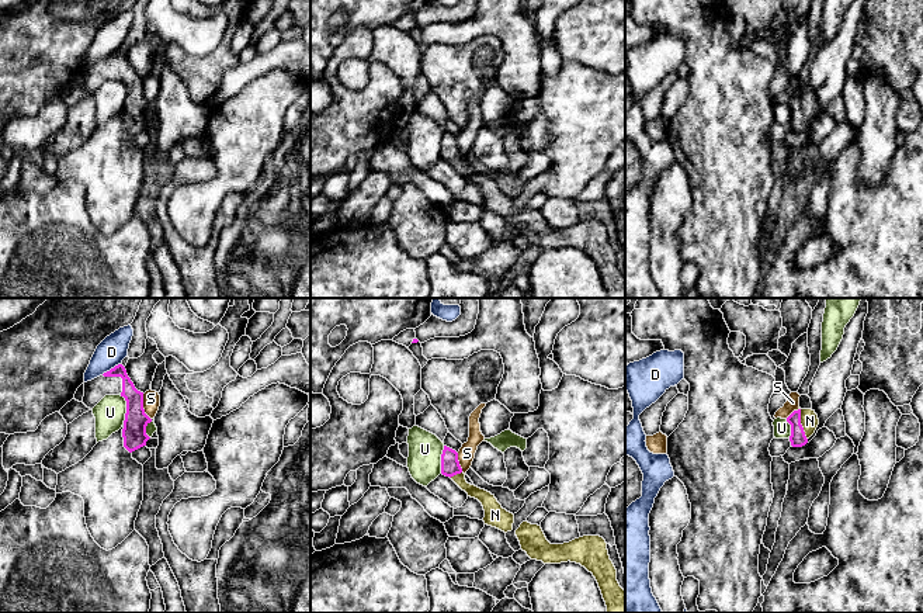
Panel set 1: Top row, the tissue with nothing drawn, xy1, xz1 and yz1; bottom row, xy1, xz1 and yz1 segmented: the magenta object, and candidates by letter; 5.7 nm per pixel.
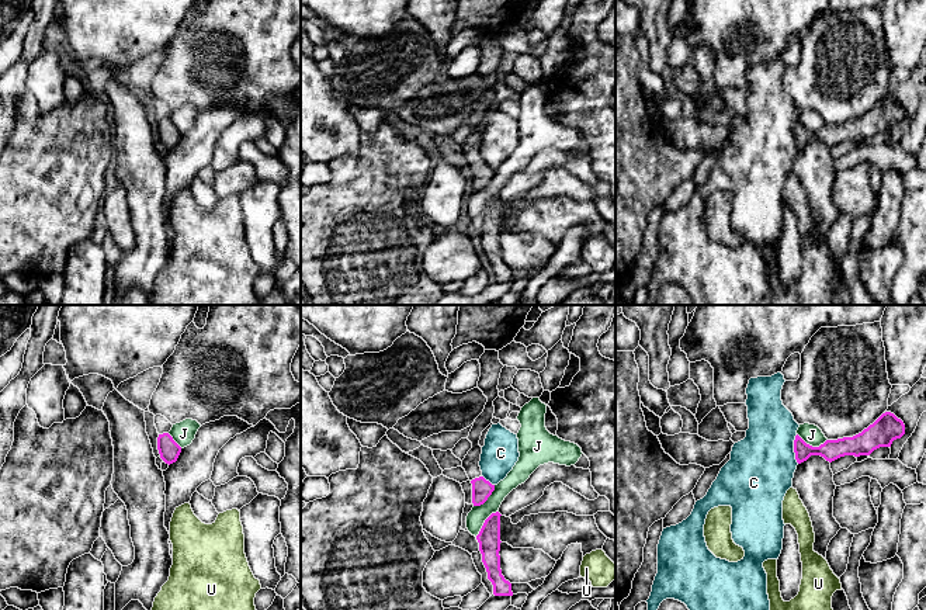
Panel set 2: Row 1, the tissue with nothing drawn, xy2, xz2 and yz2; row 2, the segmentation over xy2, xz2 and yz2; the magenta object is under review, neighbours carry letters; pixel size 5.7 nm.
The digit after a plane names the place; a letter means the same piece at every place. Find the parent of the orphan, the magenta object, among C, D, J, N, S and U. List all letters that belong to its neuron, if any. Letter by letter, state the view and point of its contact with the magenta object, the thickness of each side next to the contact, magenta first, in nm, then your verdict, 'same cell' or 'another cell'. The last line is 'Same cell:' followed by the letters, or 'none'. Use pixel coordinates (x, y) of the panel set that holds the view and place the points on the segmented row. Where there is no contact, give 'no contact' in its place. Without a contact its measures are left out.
C: yz2 (794, 449) | 120/380 nm | another cell
D: xy1 (111, 369) | 100/160 nm | another cell
J: yz2 (811, 446) | 120/110 nm | another cell
N: yz1 (801, 425) | 90/100 nm | same cell
S: xy1 (142, 407) | 140/100 nm | another cell
U: xy1 (127, 409) | 140/180 nm | another cell
Same cell: N

